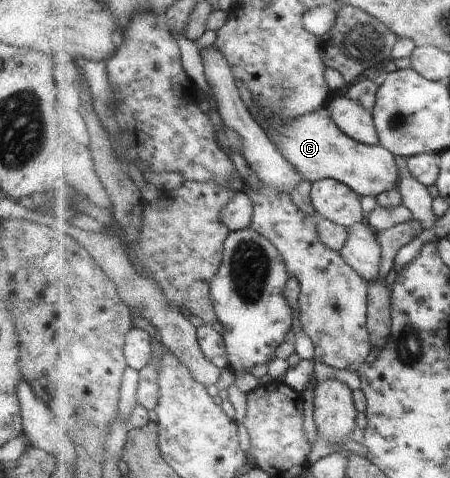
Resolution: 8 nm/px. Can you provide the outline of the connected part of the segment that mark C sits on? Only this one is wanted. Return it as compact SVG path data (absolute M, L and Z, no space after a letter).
M316 110L304 114L299 118L294 118L291 122L285 122L284 120L277 122L279 117L276 114L274 114L274 117L266 117L266 119L274 127L274 129L271 129L272 133L268 135L272 143L275 143L280 153L311 183L326 178L340 180L351 187L360 197L362 195L378 197L392 188L398 187L402 172L399 171L396 156L382 145L369 146L352 139L334 123L326 110Z

